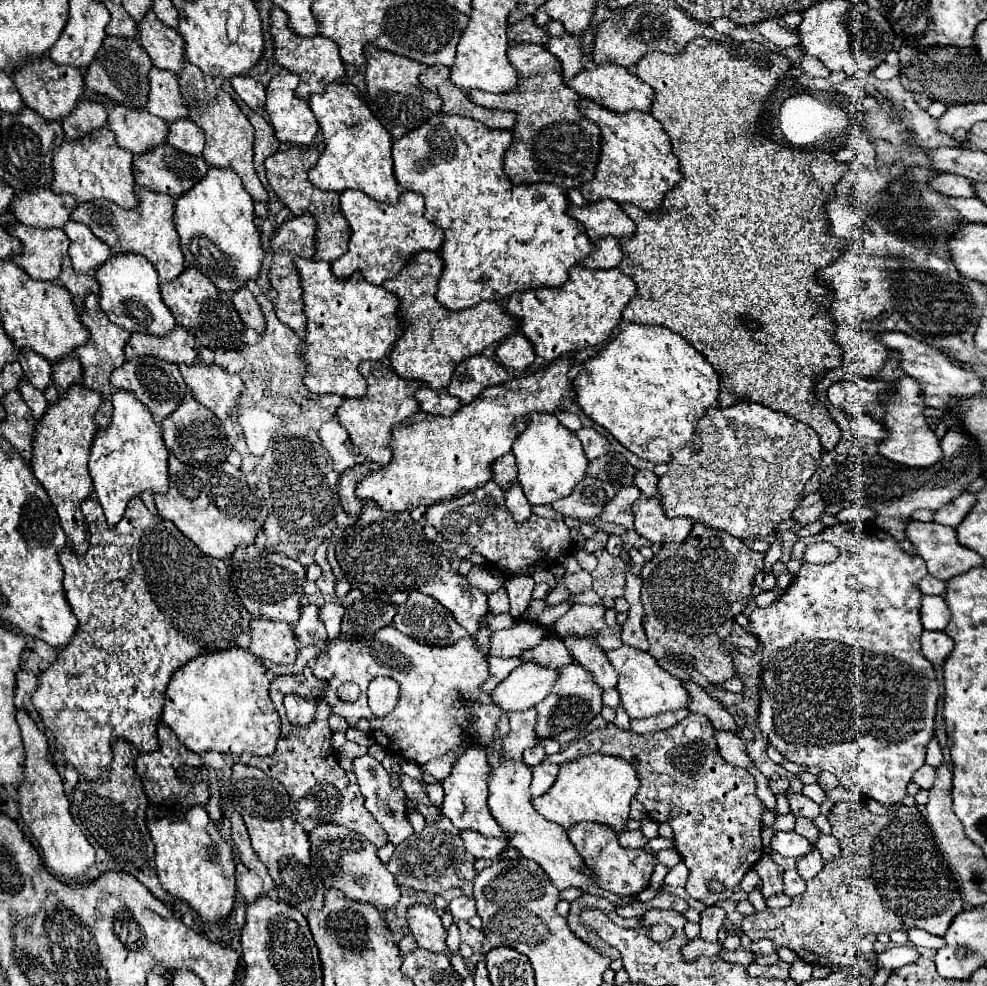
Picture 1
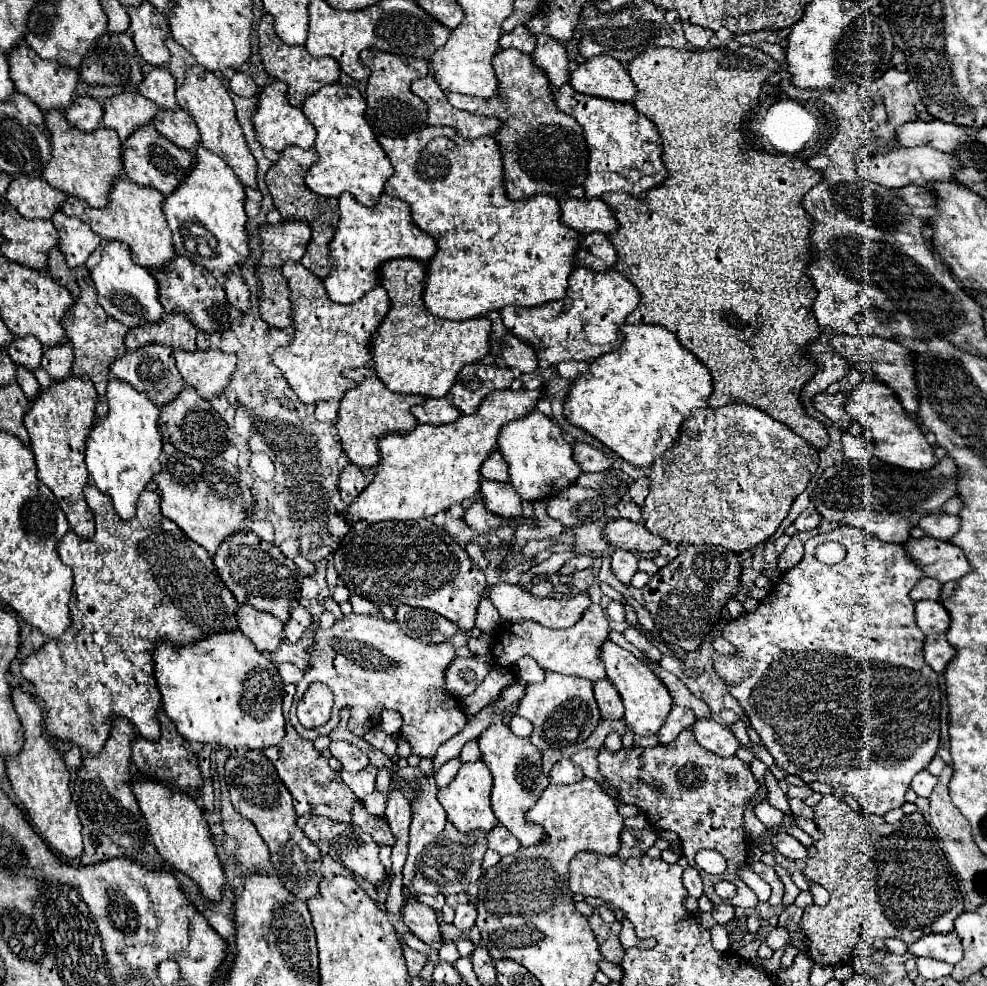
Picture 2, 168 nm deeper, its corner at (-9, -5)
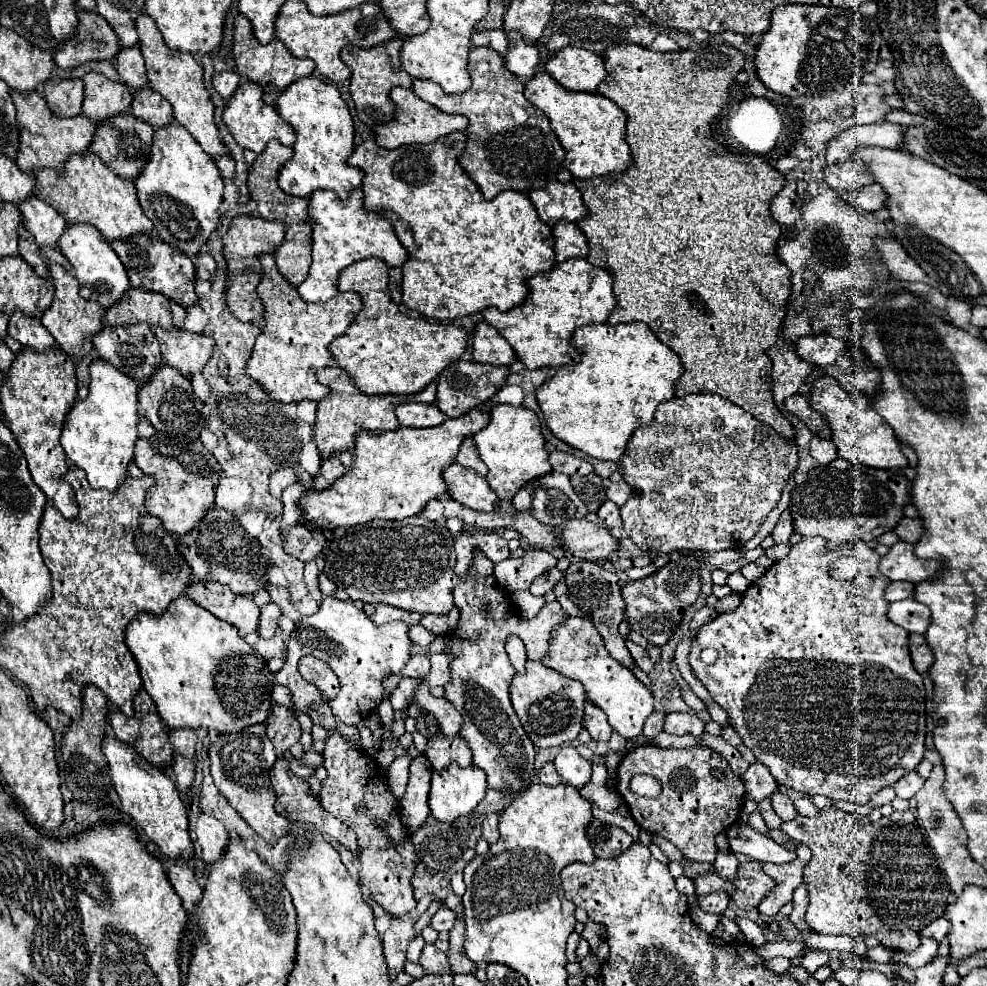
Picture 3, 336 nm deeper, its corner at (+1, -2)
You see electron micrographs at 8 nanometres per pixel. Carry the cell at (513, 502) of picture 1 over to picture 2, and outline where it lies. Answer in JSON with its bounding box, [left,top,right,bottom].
[480,480,522,516]

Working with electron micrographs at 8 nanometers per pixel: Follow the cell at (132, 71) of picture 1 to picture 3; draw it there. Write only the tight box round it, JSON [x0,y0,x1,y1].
[54,11,120,69]

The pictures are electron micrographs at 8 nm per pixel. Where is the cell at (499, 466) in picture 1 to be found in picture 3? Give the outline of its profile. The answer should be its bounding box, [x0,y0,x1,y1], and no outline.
[456,437,488,477]

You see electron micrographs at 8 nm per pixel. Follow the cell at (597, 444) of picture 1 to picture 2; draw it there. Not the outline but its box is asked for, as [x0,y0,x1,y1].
[574,444,612,472]

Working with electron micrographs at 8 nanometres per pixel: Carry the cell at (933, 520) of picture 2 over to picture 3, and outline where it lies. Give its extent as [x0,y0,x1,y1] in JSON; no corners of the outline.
[894,517,924,545]

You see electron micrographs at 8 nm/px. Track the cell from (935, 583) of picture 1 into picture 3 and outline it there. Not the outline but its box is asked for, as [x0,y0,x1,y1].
[886,581,914,603]

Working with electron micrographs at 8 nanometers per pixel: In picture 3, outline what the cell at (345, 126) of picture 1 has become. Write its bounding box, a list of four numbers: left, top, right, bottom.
[276,75,364,197]

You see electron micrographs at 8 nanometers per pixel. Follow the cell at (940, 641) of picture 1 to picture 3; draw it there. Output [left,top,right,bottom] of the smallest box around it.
[910,633,934,673]

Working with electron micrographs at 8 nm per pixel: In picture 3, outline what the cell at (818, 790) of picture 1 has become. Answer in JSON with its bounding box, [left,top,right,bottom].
[794,797,818,817]

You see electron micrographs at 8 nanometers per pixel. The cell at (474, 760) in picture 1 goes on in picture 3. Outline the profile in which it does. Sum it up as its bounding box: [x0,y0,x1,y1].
[428,765,488,823]

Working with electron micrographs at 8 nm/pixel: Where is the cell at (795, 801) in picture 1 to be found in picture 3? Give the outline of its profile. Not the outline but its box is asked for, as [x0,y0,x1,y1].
[772,791,796,821]

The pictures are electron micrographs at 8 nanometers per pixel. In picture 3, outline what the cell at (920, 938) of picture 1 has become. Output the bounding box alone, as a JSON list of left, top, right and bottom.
[920,917,950,943]

